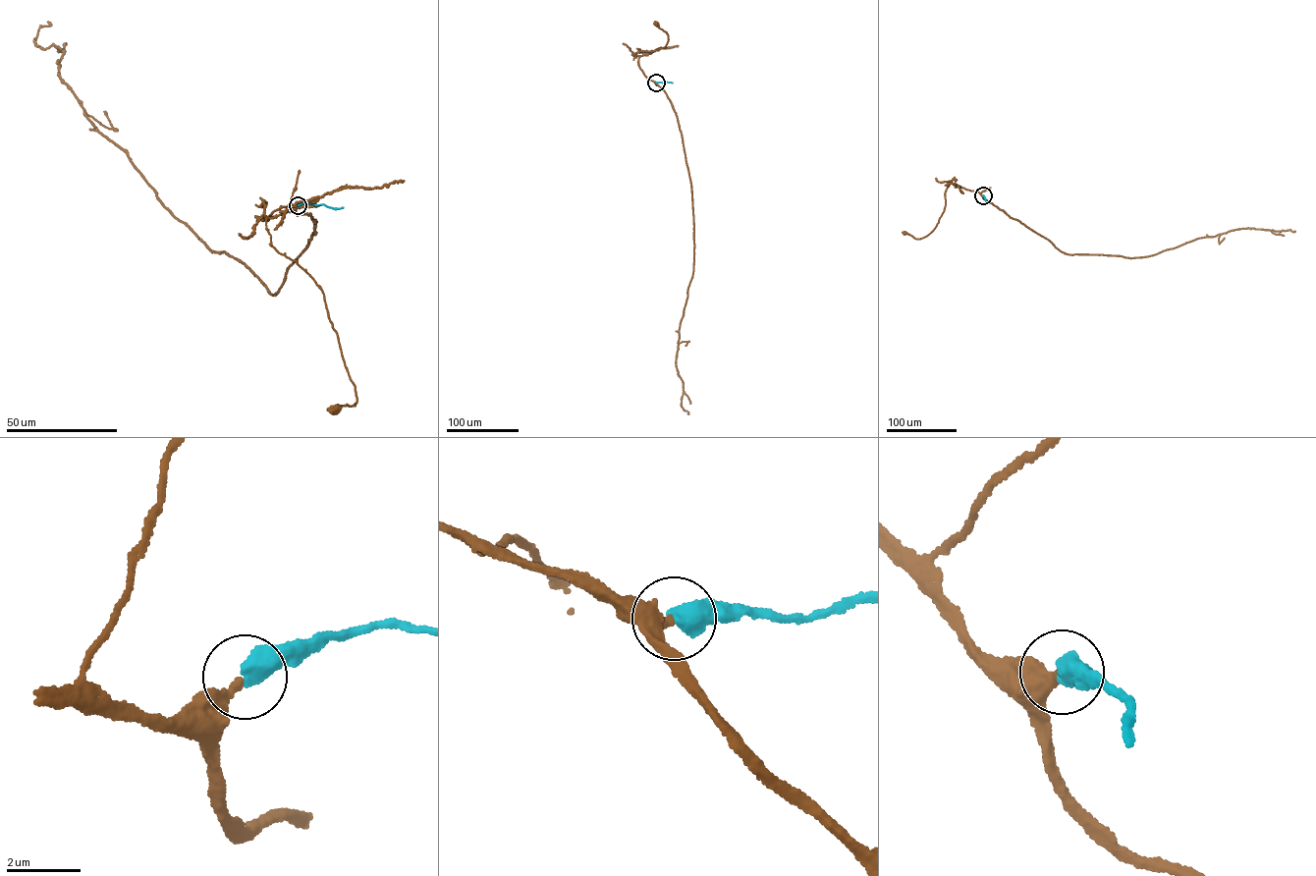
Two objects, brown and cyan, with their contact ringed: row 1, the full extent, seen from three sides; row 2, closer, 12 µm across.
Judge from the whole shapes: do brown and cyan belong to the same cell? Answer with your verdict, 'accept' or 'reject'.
accept

